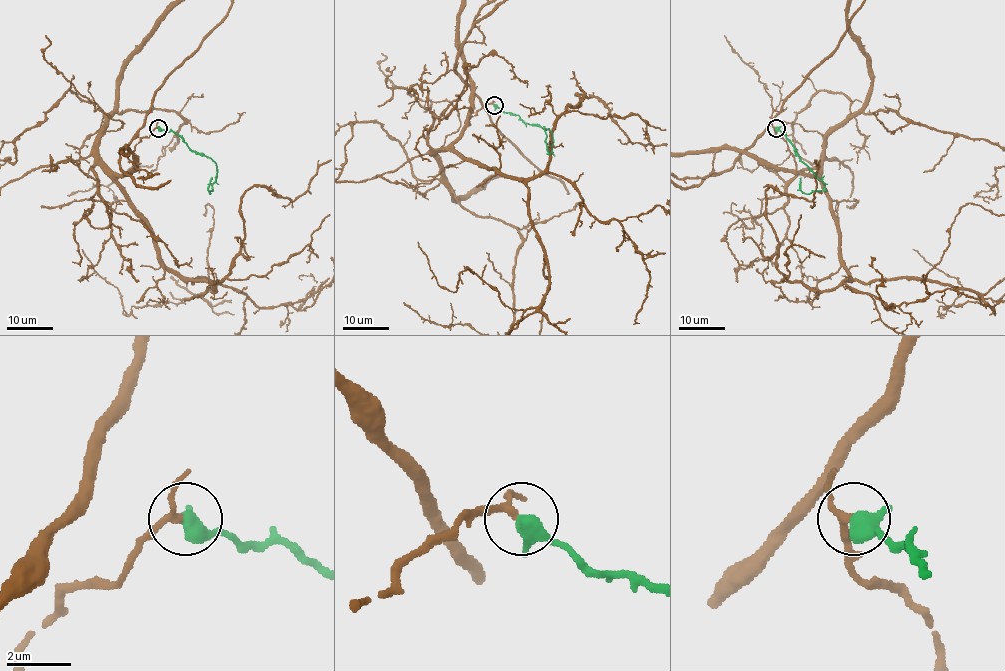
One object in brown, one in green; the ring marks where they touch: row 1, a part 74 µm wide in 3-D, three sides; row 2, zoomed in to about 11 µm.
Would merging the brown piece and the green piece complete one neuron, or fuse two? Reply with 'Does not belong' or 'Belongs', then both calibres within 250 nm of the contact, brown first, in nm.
Belongs. Thickness 180 nm (brown) against 600 nm

